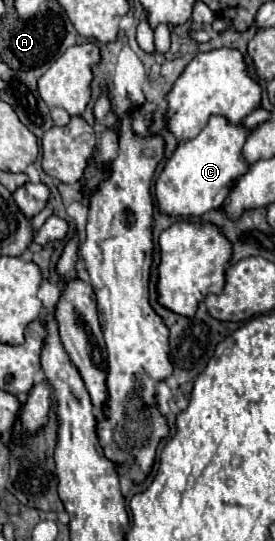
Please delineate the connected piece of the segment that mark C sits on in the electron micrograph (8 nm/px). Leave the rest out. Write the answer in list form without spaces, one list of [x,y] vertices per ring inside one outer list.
[[[211,116],[211,120],[193,140],[181,142],[155,182],[155,200],[159,212],[173,218],[199,218],[209,210],[221,208],[233,180],[239,180],[239,176],[247,172],[247,164],[241,156],[247,134],[247,128],[239,124],[227,124],[223,116]]]

